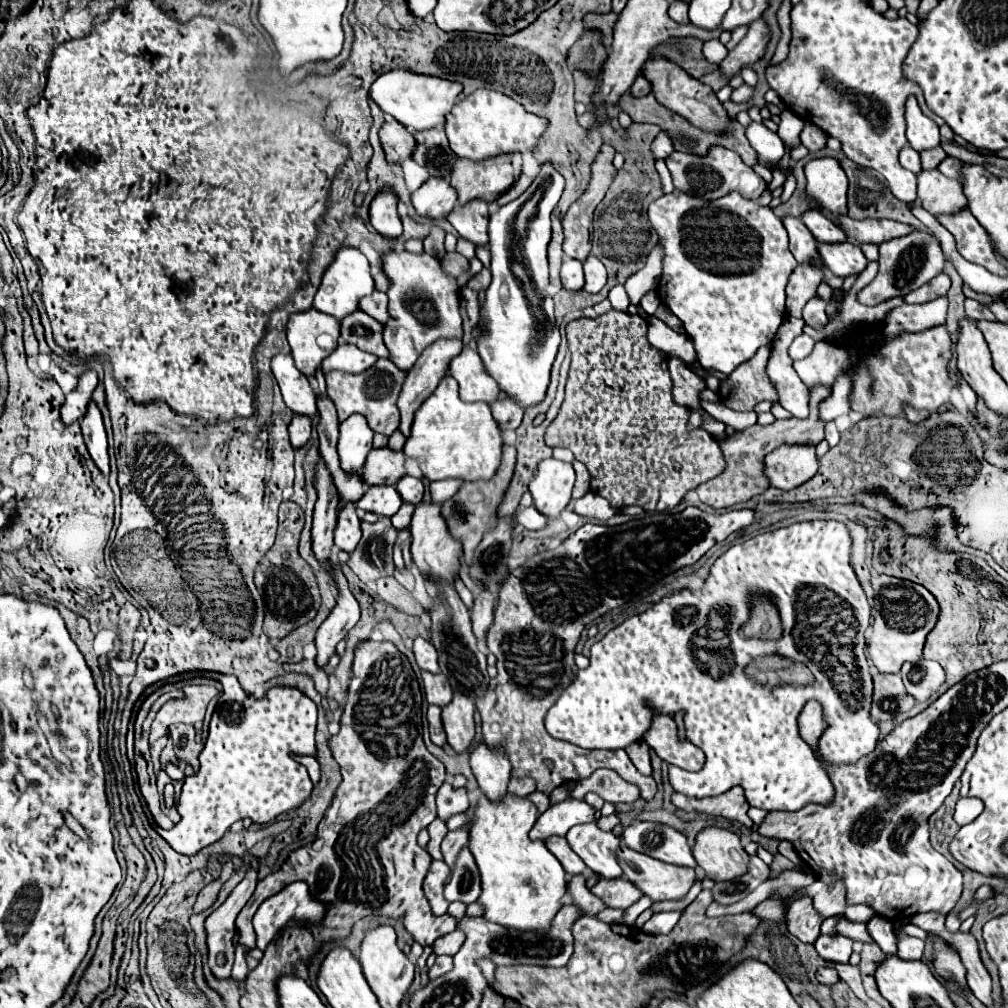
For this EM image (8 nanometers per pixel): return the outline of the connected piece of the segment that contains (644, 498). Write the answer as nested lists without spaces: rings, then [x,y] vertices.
[[[610,311],[606,315],[594,317],[594,319],[578,319],[566,325],[566,339],[568,339],[568,347],[572,351],[572,365],[570,365],[570,373],[568,373],[568,383],[566,383],[566,399],[560,407],[558,417],[552,421],[552,425],[546,431],[546,445],[548,447],[566,447],[574,453],[574,457],[578,461],[582,461],[590,475],[592,475],[592,491],[602,495],[604,499],[610,501],[612,507],[622,507],[622,505],[640,505],[646,511],[664,511],[664,509],[674,509],[688,491],[696,489],[698,485],[702,485],[704,481],[720,475],[726,467],[726,461],[720,453],[720,447],[716,443],[716,439],[712,439],[710,433],[706,433],[704,429],[694,429],[690,431],[686,427],[686,419],[688,419],[688,411],[682,405],[676,405],[672,401],[672,381],[670,381],[670,373],[668,373],[668,359],[664,353],[656,351],[648,339],[646,339],[646,331],[648,331],[648,323],[640,317],[640,315],[628,315],[628,313],[620,313],[620,311]]]

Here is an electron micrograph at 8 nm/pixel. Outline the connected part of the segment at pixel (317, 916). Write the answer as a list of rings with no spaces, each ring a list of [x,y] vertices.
[[[292,883],[284,887],[278,895],[266,899],[258,913],[254,915],[254,929],[256,929],[256,947],[260,951],[274,939],[276,931],[280,931],[288,921],[300,919],[318,923],[324,917],[324,903],[314,899],[308,891],[306,883]]]

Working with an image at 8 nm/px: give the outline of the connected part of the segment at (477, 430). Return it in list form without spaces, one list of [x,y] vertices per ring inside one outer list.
[[[446,375],[436,391],[420,405],[414,415],[412,435],[404,445],[404,453],[420,461],[424,477],[440,481],[448,477],[460,477],[464,481],[492,479],[500,465],[502,433],[486,403],[464,403],[458,397],[458,383]]]

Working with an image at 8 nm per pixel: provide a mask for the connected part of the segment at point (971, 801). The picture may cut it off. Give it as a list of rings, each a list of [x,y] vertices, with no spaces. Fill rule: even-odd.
[[[966,797],[966,799],[960,799],[956,803],[956,811],[954,811],[954,821],[958,825],[968,825],[972,823],[984,809],[984,803],[976,797]]]

